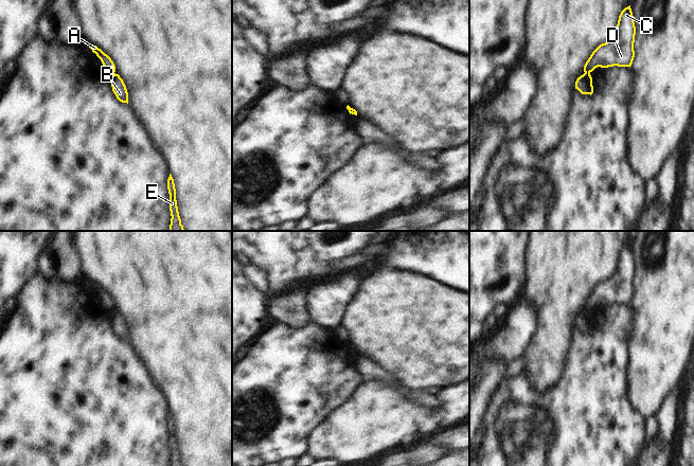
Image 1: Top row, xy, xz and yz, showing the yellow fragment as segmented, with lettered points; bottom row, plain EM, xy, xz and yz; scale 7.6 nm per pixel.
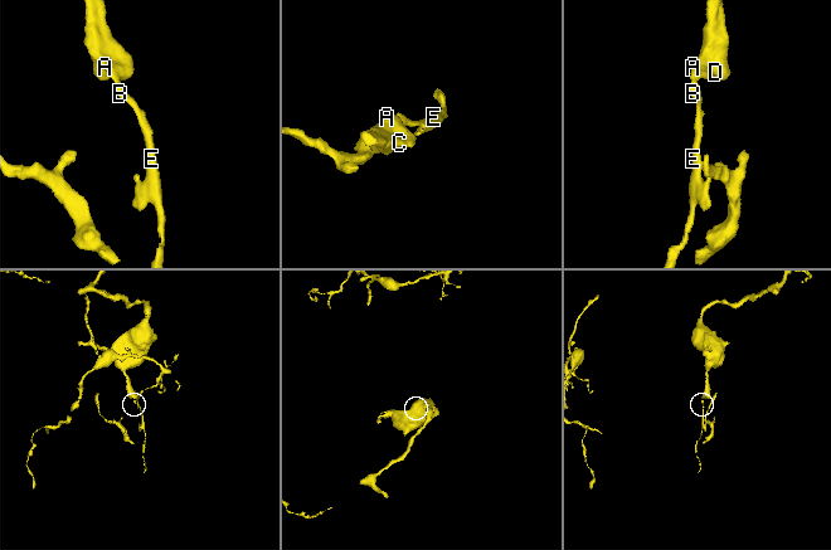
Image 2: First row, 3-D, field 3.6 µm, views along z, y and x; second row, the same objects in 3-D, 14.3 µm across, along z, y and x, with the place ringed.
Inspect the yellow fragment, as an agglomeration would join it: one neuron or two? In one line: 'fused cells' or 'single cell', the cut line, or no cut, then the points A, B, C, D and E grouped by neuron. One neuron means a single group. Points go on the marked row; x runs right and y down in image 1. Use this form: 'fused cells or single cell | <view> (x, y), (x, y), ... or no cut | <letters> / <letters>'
fused cells | yz (585, 72), (589, 73) | A C D / B E

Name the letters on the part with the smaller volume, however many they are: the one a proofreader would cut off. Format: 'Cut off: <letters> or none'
Cut off: B, E

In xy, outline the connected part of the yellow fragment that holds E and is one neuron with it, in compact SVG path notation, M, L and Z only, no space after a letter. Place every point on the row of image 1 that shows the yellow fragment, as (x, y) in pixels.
M171 174L167 179L167 190L170 194L170 211L172 216L168 231L184 231L177 207L175 183Z

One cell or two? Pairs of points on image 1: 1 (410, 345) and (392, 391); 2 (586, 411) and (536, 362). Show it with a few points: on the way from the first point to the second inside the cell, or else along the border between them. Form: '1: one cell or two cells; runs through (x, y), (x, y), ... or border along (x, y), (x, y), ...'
1: two cells; border along (395, 377), (411, 390)
2: two cells; border along (565, 357), (551, 384), (537, 389), (532, 383)

